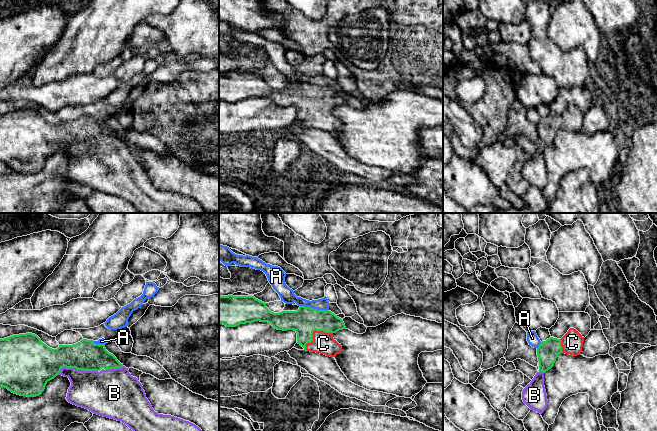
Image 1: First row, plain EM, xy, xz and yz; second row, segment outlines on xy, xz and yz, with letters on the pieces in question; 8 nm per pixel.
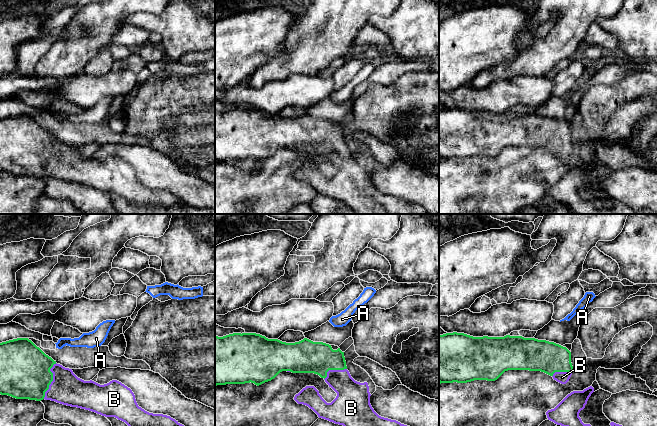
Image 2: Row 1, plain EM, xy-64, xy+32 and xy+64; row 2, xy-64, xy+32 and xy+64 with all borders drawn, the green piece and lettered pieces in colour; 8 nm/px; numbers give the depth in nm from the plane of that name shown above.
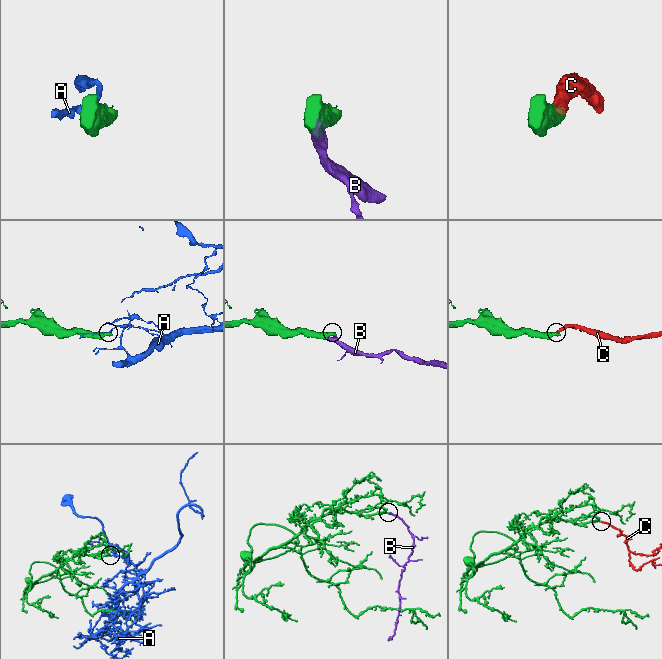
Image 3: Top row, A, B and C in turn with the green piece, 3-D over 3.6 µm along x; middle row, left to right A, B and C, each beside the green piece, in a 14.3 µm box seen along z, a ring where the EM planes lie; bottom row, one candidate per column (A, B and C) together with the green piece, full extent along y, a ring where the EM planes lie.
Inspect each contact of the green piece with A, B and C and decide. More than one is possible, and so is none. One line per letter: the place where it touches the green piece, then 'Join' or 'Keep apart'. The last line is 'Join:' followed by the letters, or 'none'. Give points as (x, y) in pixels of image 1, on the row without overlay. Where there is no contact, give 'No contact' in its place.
A: Touches green at xz (313, 84). Keep apart
B: Touches green at xy (76, 144). Join
C: Touches green at xz (312, 108). Join
Join: B, C

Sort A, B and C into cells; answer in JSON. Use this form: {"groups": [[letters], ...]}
{"groups": [["A"], ["B", "C"]]}

